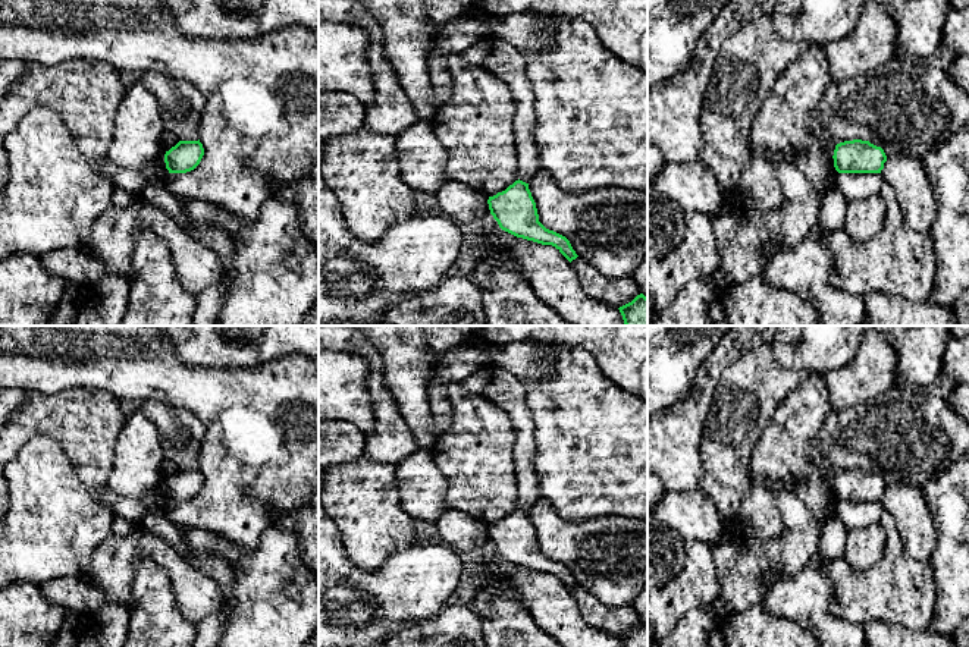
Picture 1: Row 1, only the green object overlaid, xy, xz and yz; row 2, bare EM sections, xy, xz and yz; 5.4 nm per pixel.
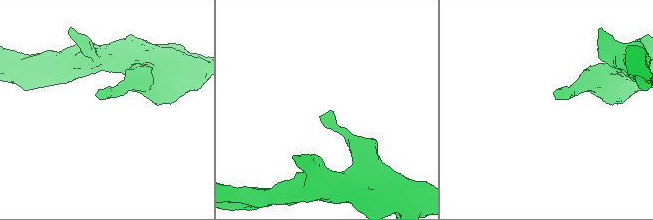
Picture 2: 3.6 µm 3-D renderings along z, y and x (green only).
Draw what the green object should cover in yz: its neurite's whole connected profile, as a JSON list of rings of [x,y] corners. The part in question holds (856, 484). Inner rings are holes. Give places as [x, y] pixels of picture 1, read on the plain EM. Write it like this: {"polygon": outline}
{"polygon": [[[862,468],[837,472],[832,487],[838,502],[881,502],[887,490],[881,475]]]}

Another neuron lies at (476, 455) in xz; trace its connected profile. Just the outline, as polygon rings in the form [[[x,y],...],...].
[[[446,381],[445,393],[454,418],[448,431],[439,434],[430,447],[436,467],[449,483],[445,508],[493,525],[518,509],[514,465],[517,431],[499,405],[465,390],[461,383]]]

